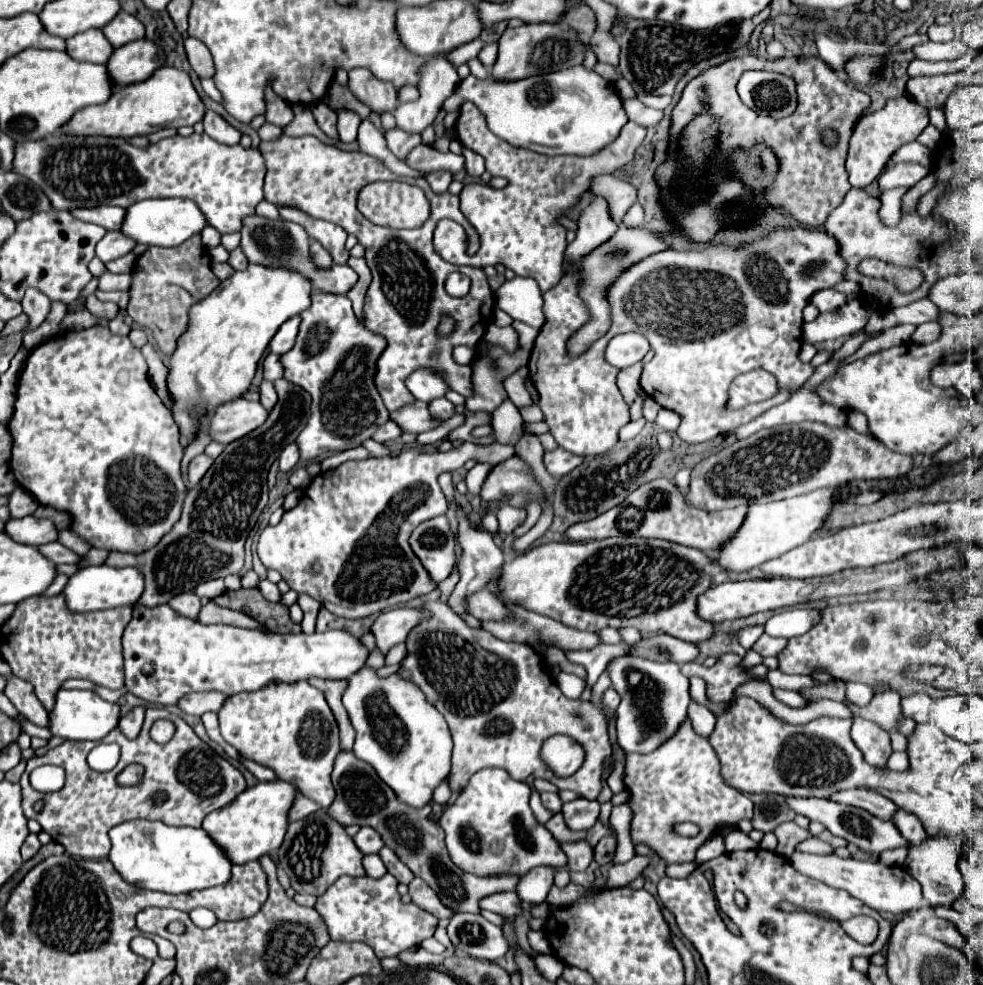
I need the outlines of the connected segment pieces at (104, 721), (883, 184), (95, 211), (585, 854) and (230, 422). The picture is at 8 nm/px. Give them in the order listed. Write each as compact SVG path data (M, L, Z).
M61 689L57 693L57 703L53 713L49 715L49 729L57 737L65 737L71 741L101 741L109 731L119 725L121 707L117 703L109 703L101 699L93 691L79 691L79 689Z
M895 163L879 177L881 191L887 191L891 187L911 187L917 181L921 181L927 175L927 167L919 163Z
M93 207L93 209L75 209L71 211L71 215L75 215L81 221L89 221L89 223L97 223L105 229L119 229L123 225L125 219L125 209L123 207Z
M587 841L561 843L561 849L569 857L569 863L567 863L569 871L585 871L593 861L593 847Z
M241 397L233 403L225 403L225 407L217 407L209 423L209 435L213 441L227 445L261 427L267 417L269 411L261 403Z

